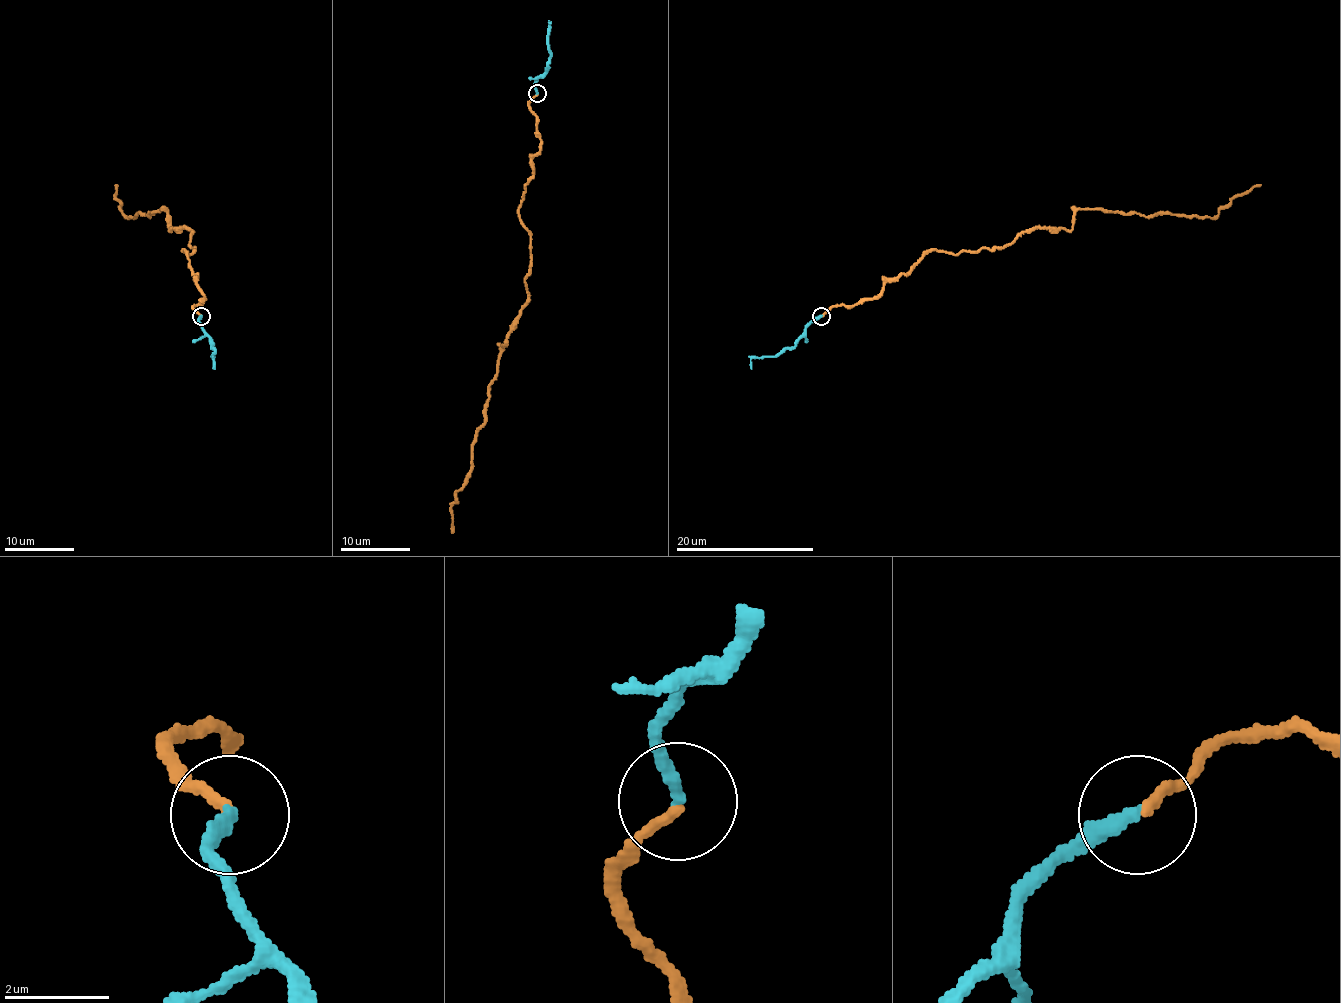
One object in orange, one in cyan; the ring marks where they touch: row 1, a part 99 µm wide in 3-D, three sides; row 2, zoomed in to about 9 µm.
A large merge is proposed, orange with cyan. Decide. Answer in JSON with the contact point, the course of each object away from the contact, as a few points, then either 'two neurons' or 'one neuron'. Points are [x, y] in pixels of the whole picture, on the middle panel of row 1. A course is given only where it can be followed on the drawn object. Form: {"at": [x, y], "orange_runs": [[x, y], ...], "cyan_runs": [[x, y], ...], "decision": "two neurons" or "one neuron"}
{"at": [537, 93], "orange_runs": [[537, 95], [529, 105], [541, 145], [518, 218], [530, 237], [527, 297], [499, 351], [451, 533]], "cyan_runs": [[537, 93], [534, 82], [549, 62], [548, 24], [551, 24]], "decision": "one neuron"}

